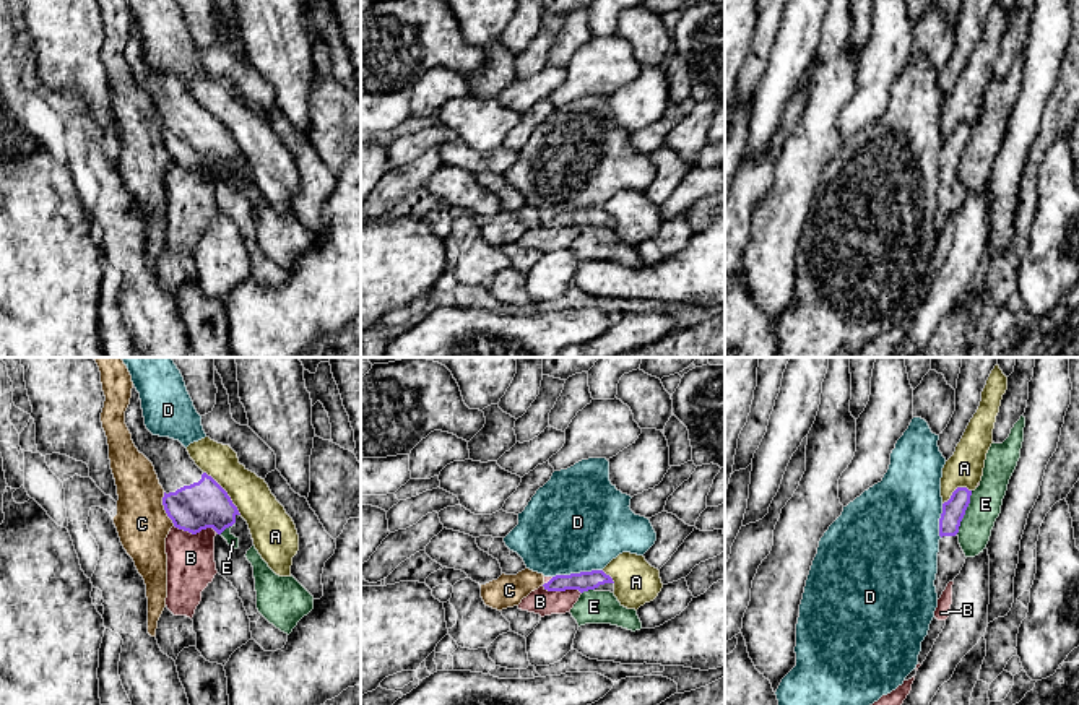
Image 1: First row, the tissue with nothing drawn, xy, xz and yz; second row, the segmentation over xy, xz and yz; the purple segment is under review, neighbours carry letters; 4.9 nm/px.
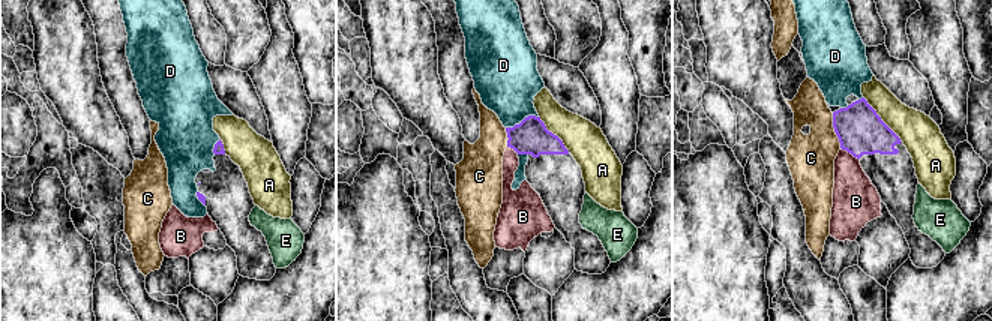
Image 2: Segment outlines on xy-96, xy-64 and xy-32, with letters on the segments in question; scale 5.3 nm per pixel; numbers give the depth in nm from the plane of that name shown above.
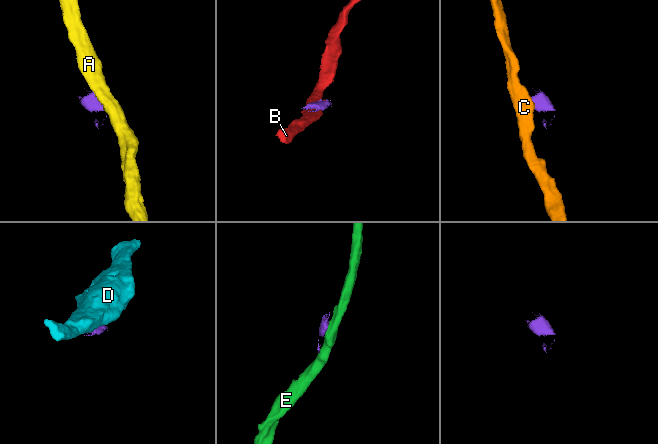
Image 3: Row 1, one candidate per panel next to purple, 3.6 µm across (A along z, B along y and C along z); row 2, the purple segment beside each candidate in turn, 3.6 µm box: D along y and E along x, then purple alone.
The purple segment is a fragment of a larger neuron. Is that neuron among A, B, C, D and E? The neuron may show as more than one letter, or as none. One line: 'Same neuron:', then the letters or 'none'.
Same neuron: none

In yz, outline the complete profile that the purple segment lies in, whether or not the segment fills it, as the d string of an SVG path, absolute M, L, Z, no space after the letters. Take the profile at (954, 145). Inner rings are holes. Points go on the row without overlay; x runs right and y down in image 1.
M957 123L951 135L942 140L939 154L939 188L938 188L938 210L934 216L938 236L946 226L949 218L960 210L965 200L965 190L959 180L959 162L970 140L972 127Z

